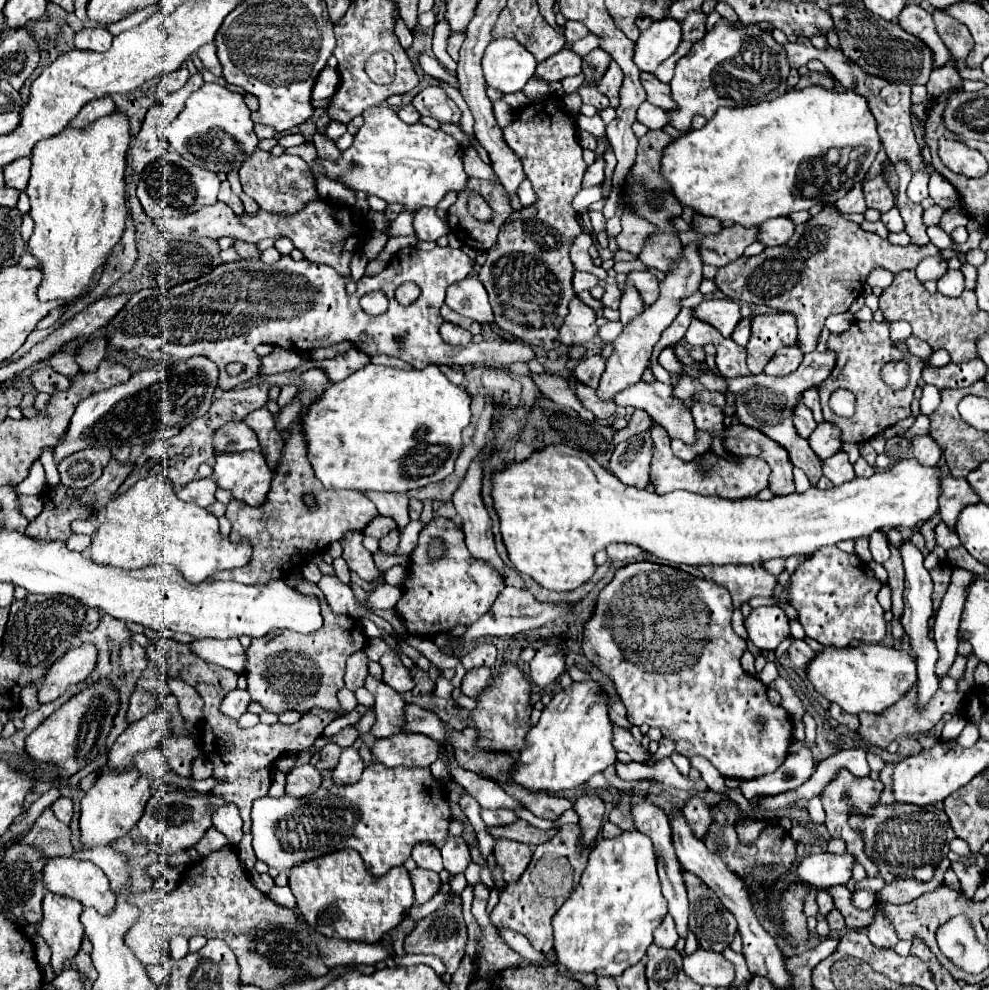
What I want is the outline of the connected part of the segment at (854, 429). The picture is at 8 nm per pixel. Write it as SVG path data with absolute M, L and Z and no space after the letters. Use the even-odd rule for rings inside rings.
M854 321L850 325L848 331L844 331L840 337L838 335L830 335L828 339L828 349L838 353L838 361L836 367L832 371L832 375L820 383L820 403L822 403L822 411L824 411L824 419L838 425L842 435L842 443L862 443L872 439L874 435L882 433L884 429L892 427L896 421L906 419L912 411L910 411L910 403L914 399L914 391L918 387L918 379L920 373L924 369L922 361L916 357L906 357L902 355L890 339L890 325L888 321L884 323L876 323L876 321ZM902 359L908 363L908 385L904 389L892 389L890 385L886 385L882 381L882 367L890 361ZM836 389L850 389L856 395L856 413L850 419L842 419L838 415L834 415L828 407L828 397L832 391Z

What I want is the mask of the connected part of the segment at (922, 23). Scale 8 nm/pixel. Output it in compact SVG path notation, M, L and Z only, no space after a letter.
M906 5L898 17L898 23L900 27L904 27L908 33L916 35L920 41L924 41L928 47L932 47L932 53L934 53L934 67L940 67L944 65L944 61L950 59L948 55L948 49L944 47L944 43L940 41L936 29L934 29L934 21L932 21L932 15L922 9L920 5Z

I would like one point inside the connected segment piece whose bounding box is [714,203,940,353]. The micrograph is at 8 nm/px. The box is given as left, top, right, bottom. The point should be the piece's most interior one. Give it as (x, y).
(823, 268)

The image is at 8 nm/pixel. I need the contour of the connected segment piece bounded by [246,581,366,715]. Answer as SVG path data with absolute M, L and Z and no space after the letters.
M302 581L298 585L298 591L322 599L324 625L308 635L296 631L270 631L262 639L252 639L246 661L248 691L254 701L264 705L266 711L282 713L286 709L296 709L300 713L306 713L314 707L322 707L344 715L344 709L338 705L336 691L344 687L346 659L366 645L362 625L348 615L332 613L324 593L314 583Z

